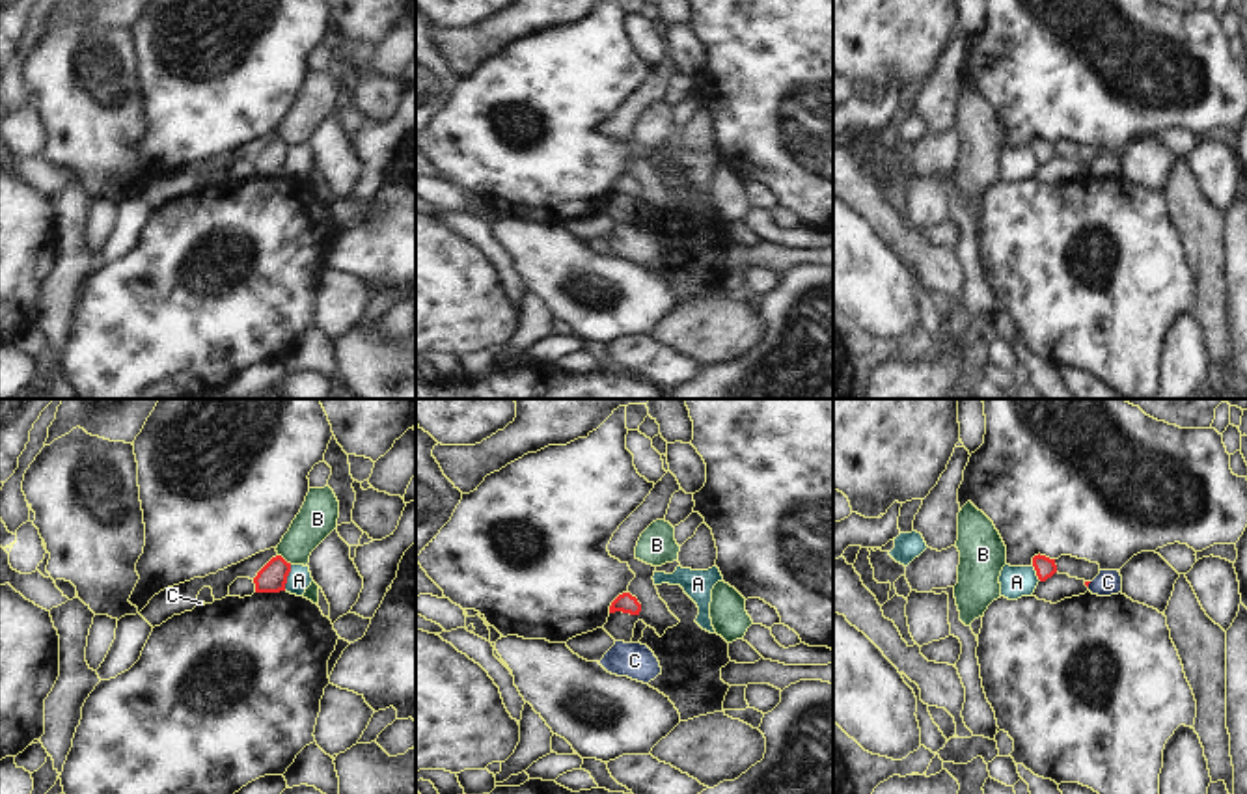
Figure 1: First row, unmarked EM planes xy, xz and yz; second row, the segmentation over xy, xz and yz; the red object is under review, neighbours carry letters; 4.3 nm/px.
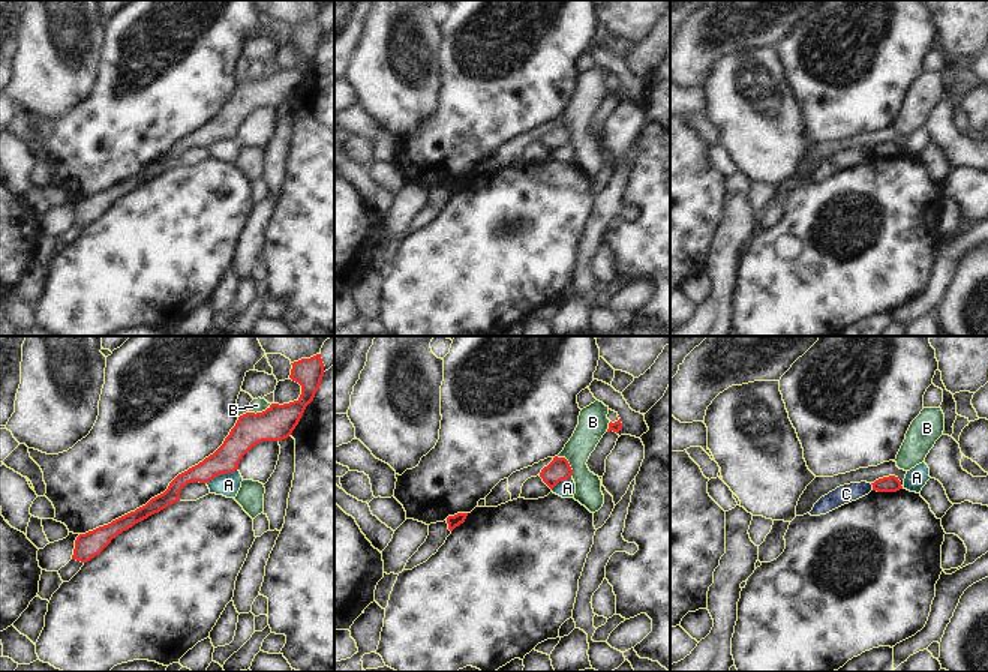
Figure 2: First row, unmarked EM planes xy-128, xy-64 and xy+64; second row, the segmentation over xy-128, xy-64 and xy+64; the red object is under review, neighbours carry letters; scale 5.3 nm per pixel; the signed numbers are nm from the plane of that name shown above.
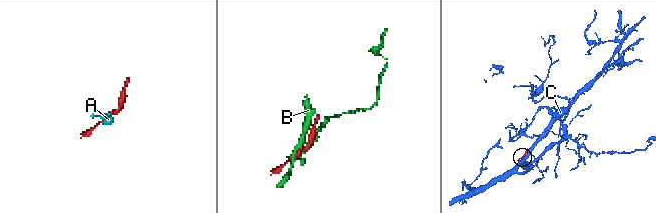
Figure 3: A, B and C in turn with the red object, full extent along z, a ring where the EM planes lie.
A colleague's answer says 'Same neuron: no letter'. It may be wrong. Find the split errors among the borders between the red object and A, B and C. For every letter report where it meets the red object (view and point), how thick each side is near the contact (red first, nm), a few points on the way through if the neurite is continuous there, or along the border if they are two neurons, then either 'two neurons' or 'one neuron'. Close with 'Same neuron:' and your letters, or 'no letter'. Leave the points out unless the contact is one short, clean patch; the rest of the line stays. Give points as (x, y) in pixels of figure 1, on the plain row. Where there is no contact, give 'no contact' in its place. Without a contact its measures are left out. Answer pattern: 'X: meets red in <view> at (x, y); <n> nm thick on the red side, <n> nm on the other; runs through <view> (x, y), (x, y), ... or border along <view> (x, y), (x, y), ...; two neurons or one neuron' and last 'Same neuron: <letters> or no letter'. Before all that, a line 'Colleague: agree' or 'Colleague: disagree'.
Colleague: agree
A: meets red in xy at (286, 161); 120 nm thick on the red side, 100 nm on the other; border along xy (291, 148), (284, 172); two neurons
B: meets red in xy at (284, 142); 120 nm thick on the red side, 170 nm on the other; border along xy (278, 136), (291, 146); two neurons
C: meets red in yz at (1089, 164); 20 nm thick on the red side, 110 nm on the other; border along yz (1091, 164), (1087, 168); two neurons
Same neuron: no letter

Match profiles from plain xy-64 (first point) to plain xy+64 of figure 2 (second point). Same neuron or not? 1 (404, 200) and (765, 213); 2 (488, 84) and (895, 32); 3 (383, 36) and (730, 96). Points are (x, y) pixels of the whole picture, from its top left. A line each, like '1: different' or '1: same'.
1: different
2: same
3: same

